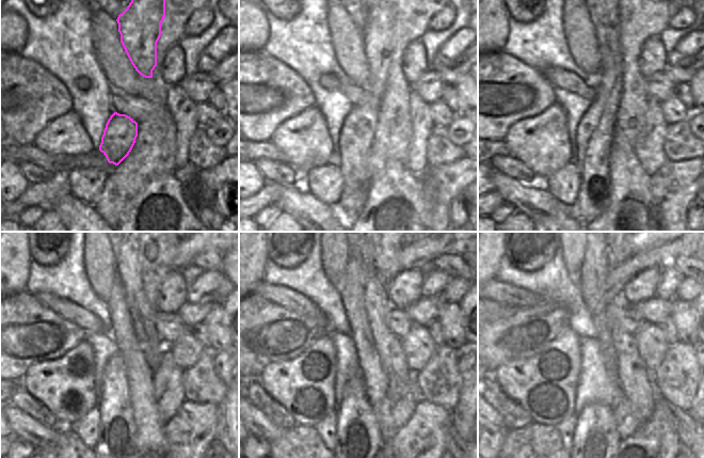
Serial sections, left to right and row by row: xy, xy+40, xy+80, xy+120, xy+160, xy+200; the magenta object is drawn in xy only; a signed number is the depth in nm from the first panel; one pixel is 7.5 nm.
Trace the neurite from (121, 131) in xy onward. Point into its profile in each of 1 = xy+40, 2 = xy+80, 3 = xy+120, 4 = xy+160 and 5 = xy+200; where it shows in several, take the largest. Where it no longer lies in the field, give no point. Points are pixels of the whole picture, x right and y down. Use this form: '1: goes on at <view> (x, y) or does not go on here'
1: goes on at xy+40 (379, 35)
2: goes on at xy+80 (596, 130)
3: goes on at xy+120 (116, 441)
4: goes on at xy+160 (358, 438)
5: goes on at xy+200 (595, 439)

